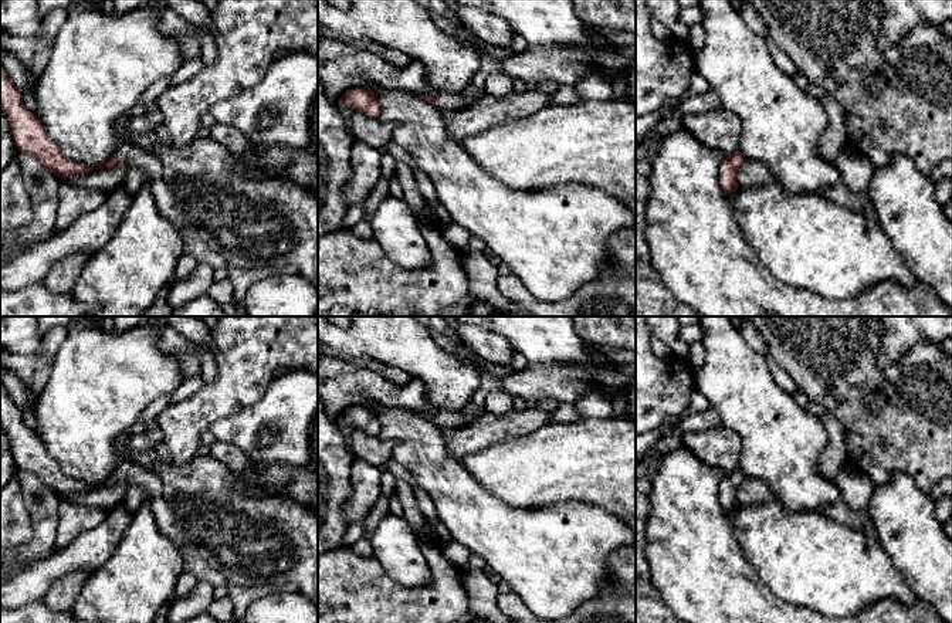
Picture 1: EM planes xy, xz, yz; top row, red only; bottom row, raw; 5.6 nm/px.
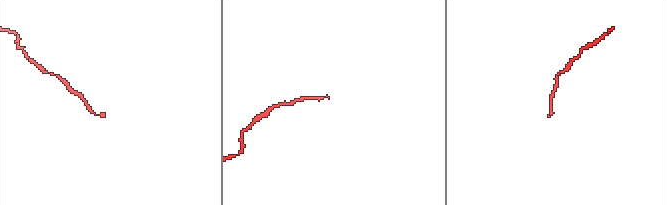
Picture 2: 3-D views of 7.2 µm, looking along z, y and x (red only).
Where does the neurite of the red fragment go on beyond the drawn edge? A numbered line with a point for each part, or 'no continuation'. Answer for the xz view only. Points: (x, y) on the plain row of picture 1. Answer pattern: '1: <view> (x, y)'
1: xz (447, 419)

